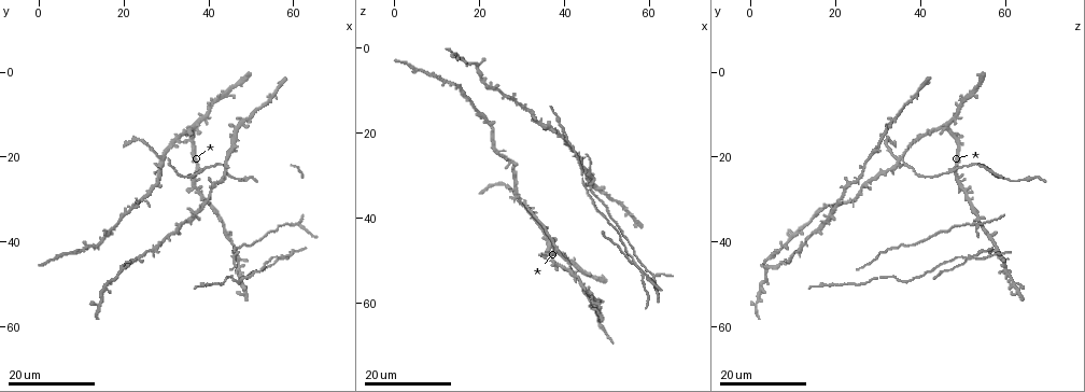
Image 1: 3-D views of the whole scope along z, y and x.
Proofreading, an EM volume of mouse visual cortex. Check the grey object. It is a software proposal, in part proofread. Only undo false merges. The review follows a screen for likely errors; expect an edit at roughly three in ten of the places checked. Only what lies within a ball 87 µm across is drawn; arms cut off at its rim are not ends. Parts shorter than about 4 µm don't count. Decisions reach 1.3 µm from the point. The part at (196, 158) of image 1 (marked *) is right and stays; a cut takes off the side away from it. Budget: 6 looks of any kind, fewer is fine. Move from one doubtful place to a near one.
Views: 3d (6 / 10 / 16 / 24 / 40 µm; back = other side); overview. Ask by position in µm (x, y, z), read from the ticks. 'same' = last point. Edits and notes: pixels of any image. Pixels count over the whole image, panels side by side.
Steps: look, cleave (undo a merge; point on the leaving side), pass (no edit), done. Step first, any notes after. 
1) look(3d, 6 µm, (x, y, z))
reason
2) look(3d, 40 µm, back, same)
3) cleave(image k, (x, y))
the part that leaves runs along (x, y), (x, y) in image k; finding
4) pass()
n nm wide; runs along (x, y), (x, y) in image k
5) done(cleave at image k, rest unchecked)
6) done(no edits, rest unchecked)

look(3d, 24 µm, (29.0, 21.0, 34.5))
branch point

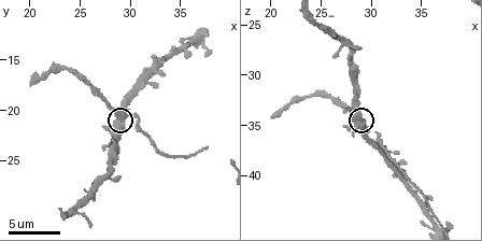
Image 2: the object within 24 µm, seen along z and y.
look(3d, 6 µm, same)

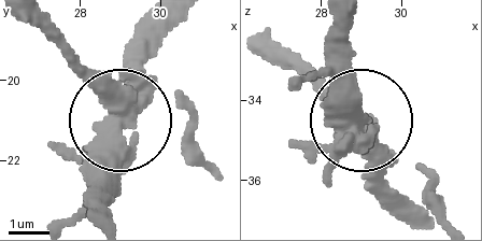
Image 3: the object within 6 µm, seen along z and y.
cleave(image 3, (89, 76))
3 arms; the part that leaves runs along (124, 99), (34, 17) in image 3; a second neuron is stuck on

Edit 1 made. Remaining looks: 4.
look(overview)

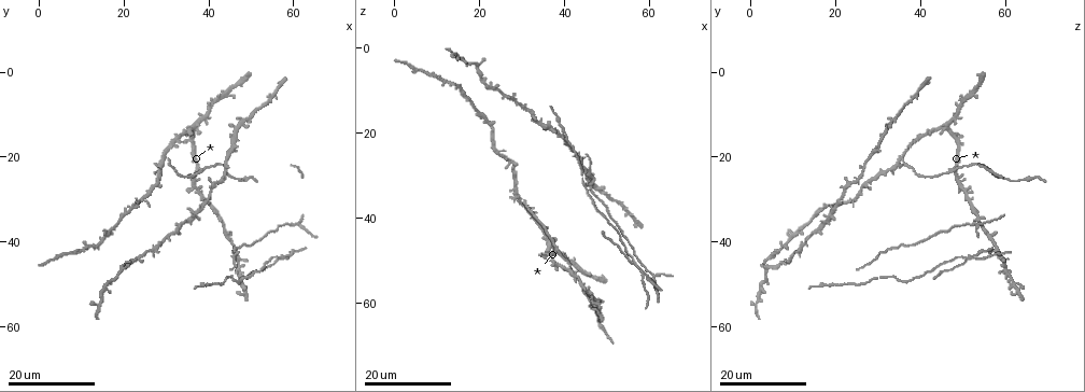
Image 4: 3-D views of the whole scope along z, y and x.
look(3d, 24 µm, (38.0, 22.5, 48.0))
looks like a crossing

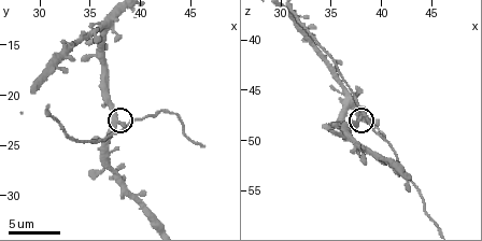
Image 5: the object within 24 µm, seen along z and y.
look(3d, 10 µm, (37.6, 22.6, 48.0))
zoom in

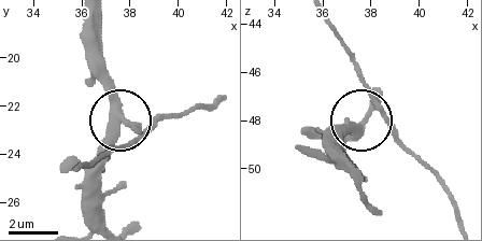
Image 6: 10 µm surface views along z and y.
pass()
4 arms; all the same neuron

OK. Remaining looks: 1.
done(cleave at image 3, rest unchecked)

